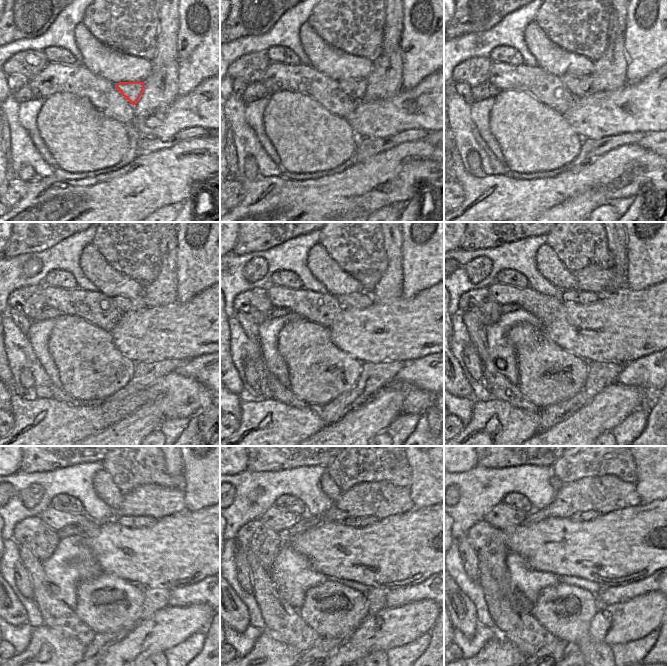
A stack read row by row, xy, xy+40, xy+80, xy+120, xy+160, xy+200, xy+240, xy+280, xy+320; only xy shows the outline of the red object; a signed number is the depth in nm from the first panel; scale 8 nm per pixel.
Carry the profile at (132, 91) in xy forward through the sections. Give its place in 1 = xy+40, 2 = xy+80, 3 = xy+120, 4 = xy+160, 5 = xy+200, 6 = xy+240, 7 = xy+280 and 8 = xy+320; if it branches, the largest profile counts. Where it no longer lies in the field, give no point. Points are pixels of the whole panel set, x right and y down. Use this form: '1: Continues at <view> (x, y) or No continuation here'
1: Continues at xy+40 (355, 89)
2: Continues at xy+80 (578, 86)
3: Continues at xy+120 (124, 304)
4: Continues at xy+160 (360, 300)
5: Continues at xy+200 (576, 296)
6: Continues at xy+240 (128, 521)
7: Continues at xy+280 (362, 522)
8: Continues at xy+320 (579, 516)

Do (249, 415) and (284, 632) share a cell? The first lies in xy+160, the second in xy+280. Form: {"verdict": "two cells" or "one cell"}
{"verdict": "two cells"}

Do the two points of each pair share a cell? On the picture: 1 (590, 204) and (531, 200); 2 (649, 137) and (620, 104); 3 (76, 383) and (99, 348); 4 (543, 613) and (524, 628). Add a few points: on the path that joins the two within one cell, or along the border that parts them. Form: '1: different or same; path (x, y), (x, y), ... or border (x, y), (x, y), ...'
1: different; border (584, 192), (553, 205), (544, 211)
2: different; border (657, 131), (647, 131), (645, 133)
3: same; path (85, 374), (89, 369), (90, 357)
4: different; border (530, 613), (552, 635)

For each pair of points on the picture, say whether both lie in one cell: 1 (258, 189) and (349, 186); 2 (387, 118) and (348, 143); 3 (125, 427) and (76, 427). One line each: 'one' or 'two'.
1: one
2: two
3: two

